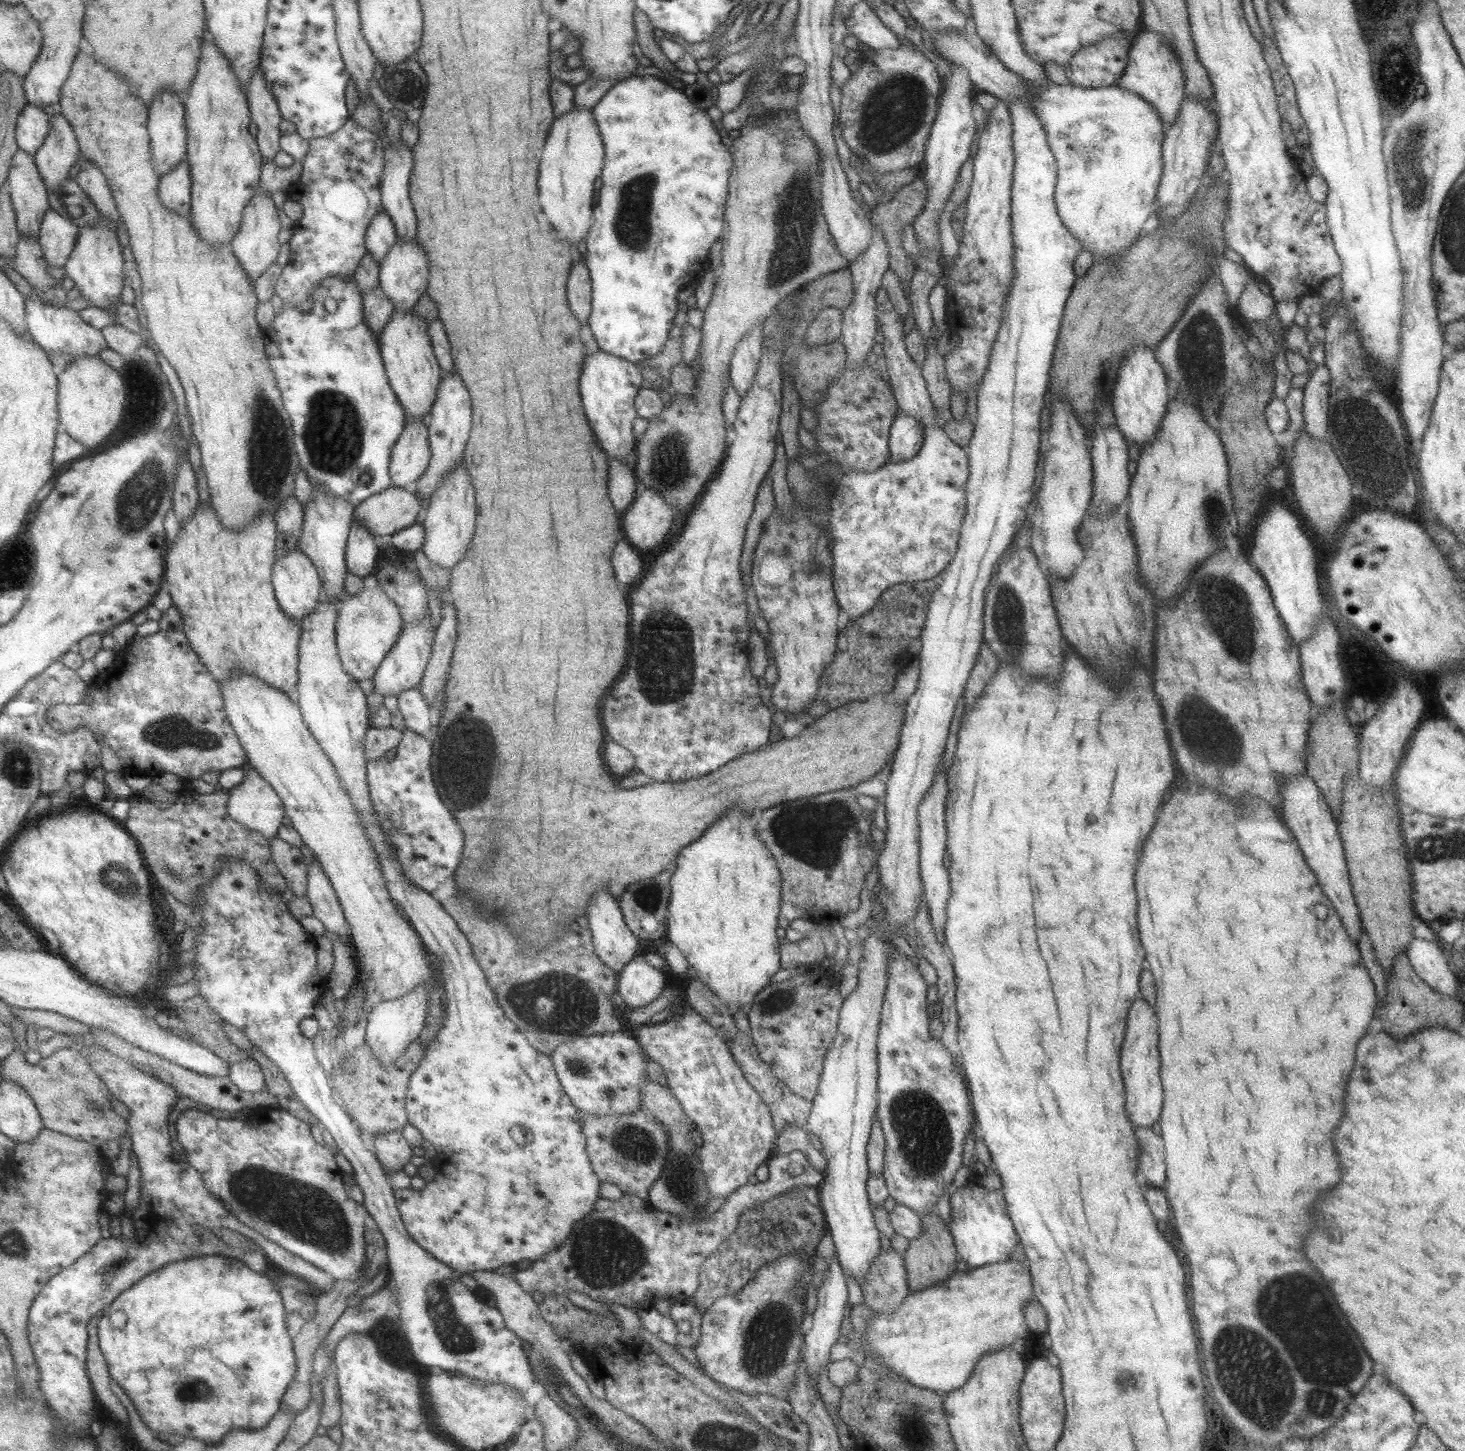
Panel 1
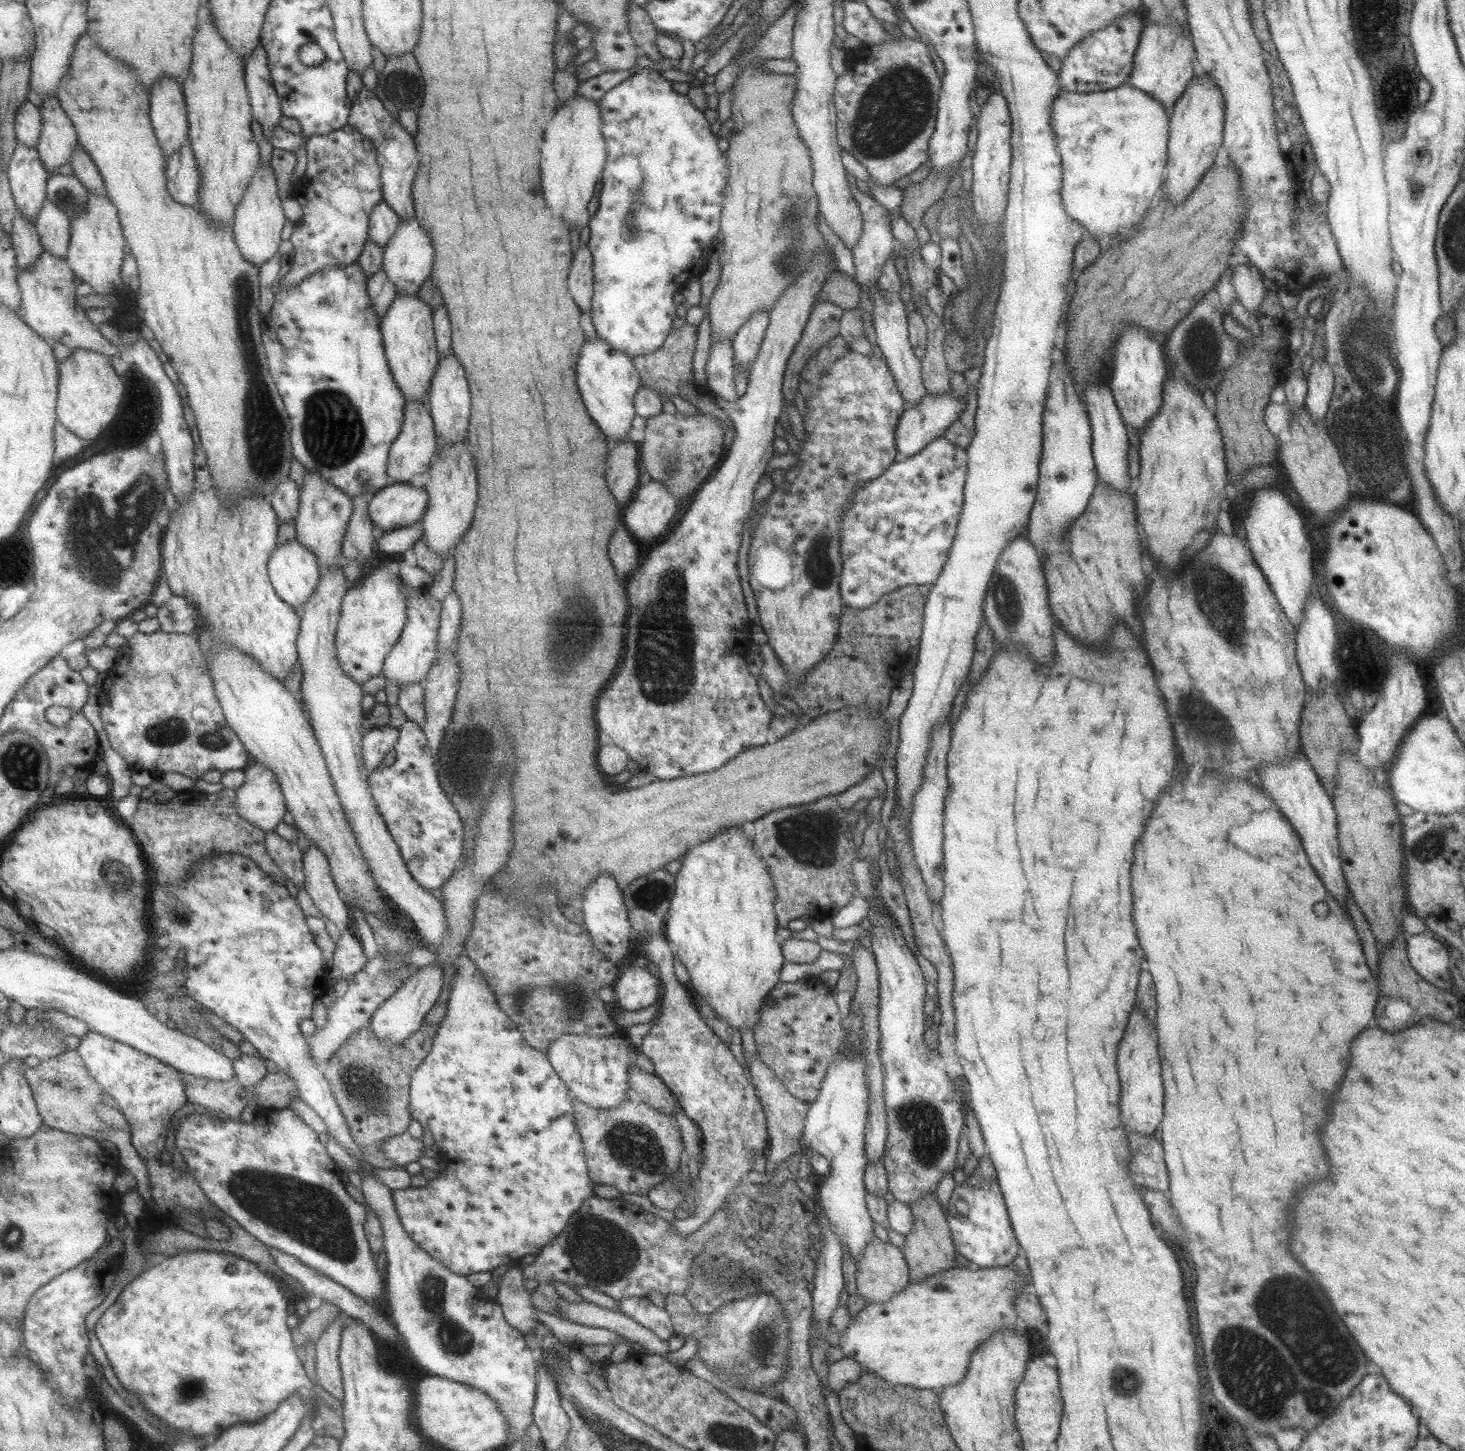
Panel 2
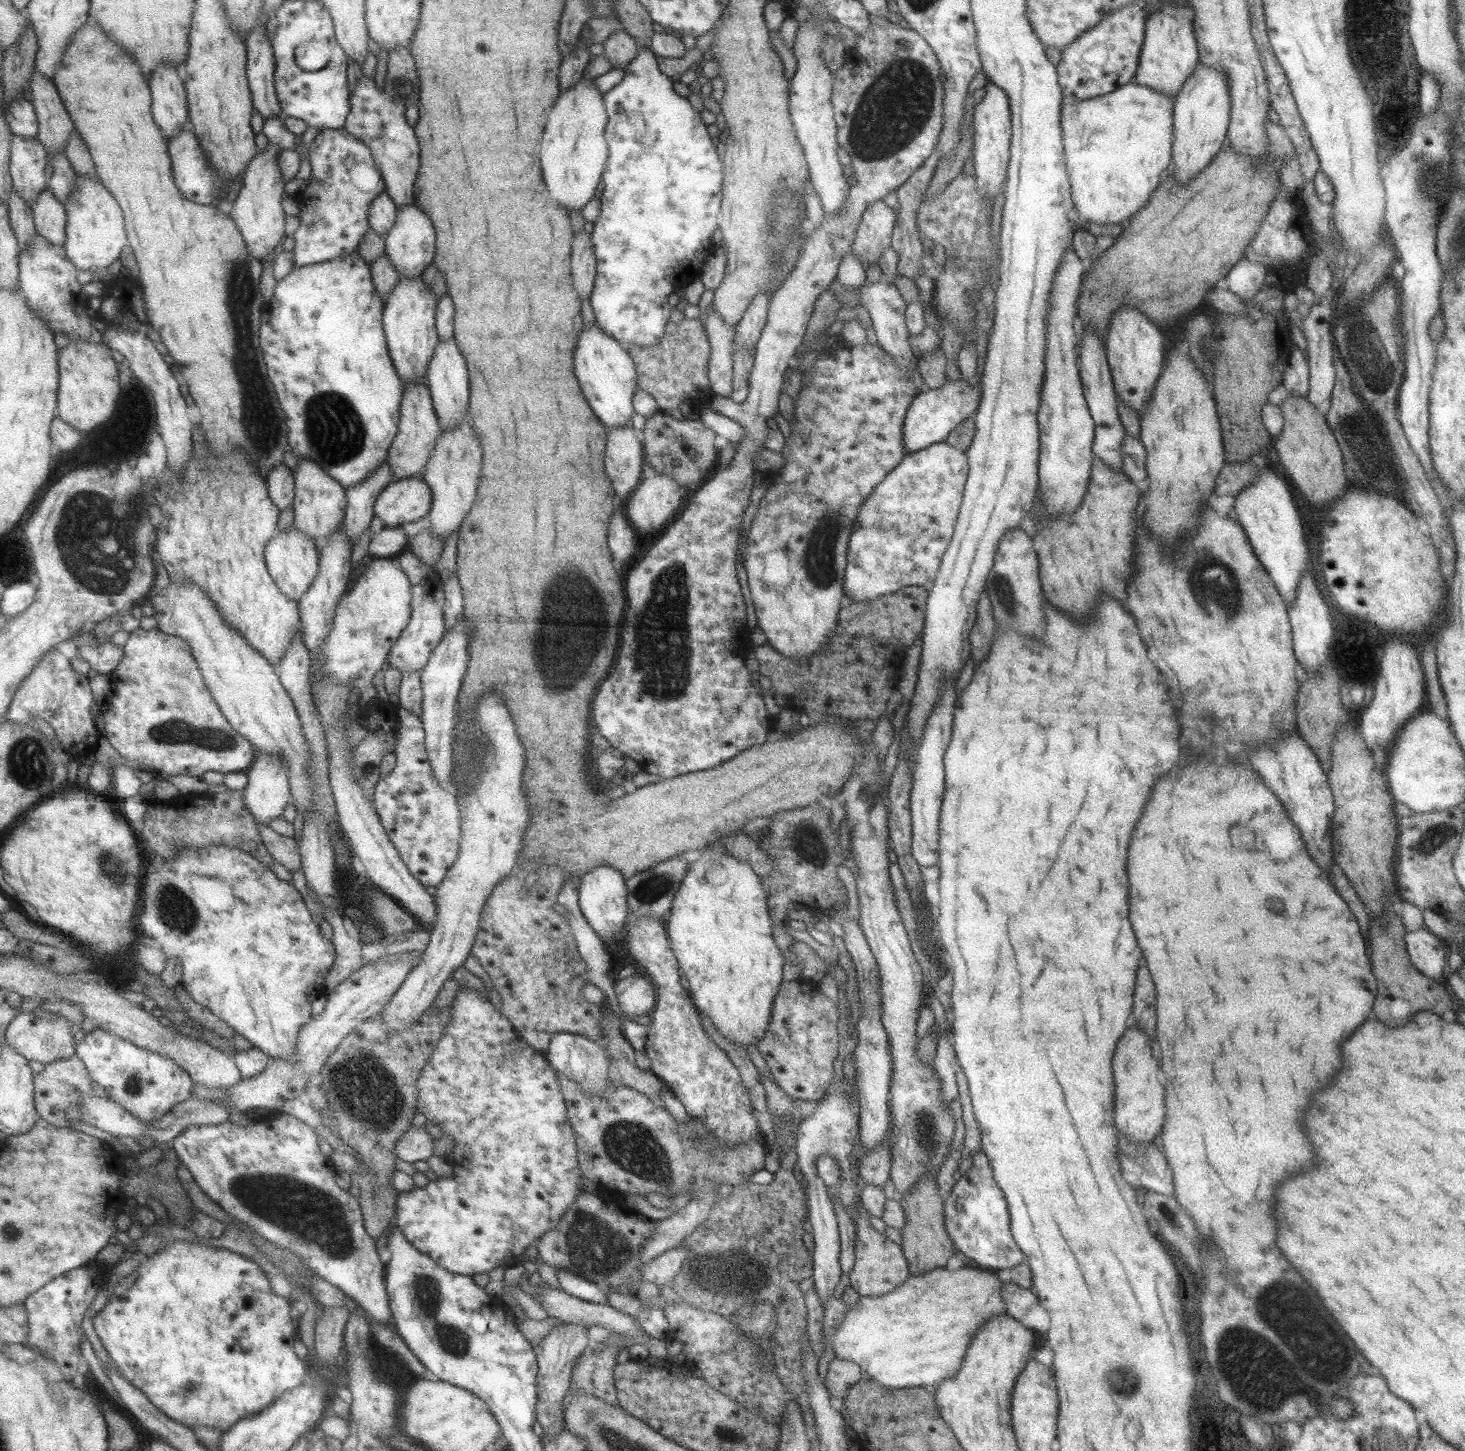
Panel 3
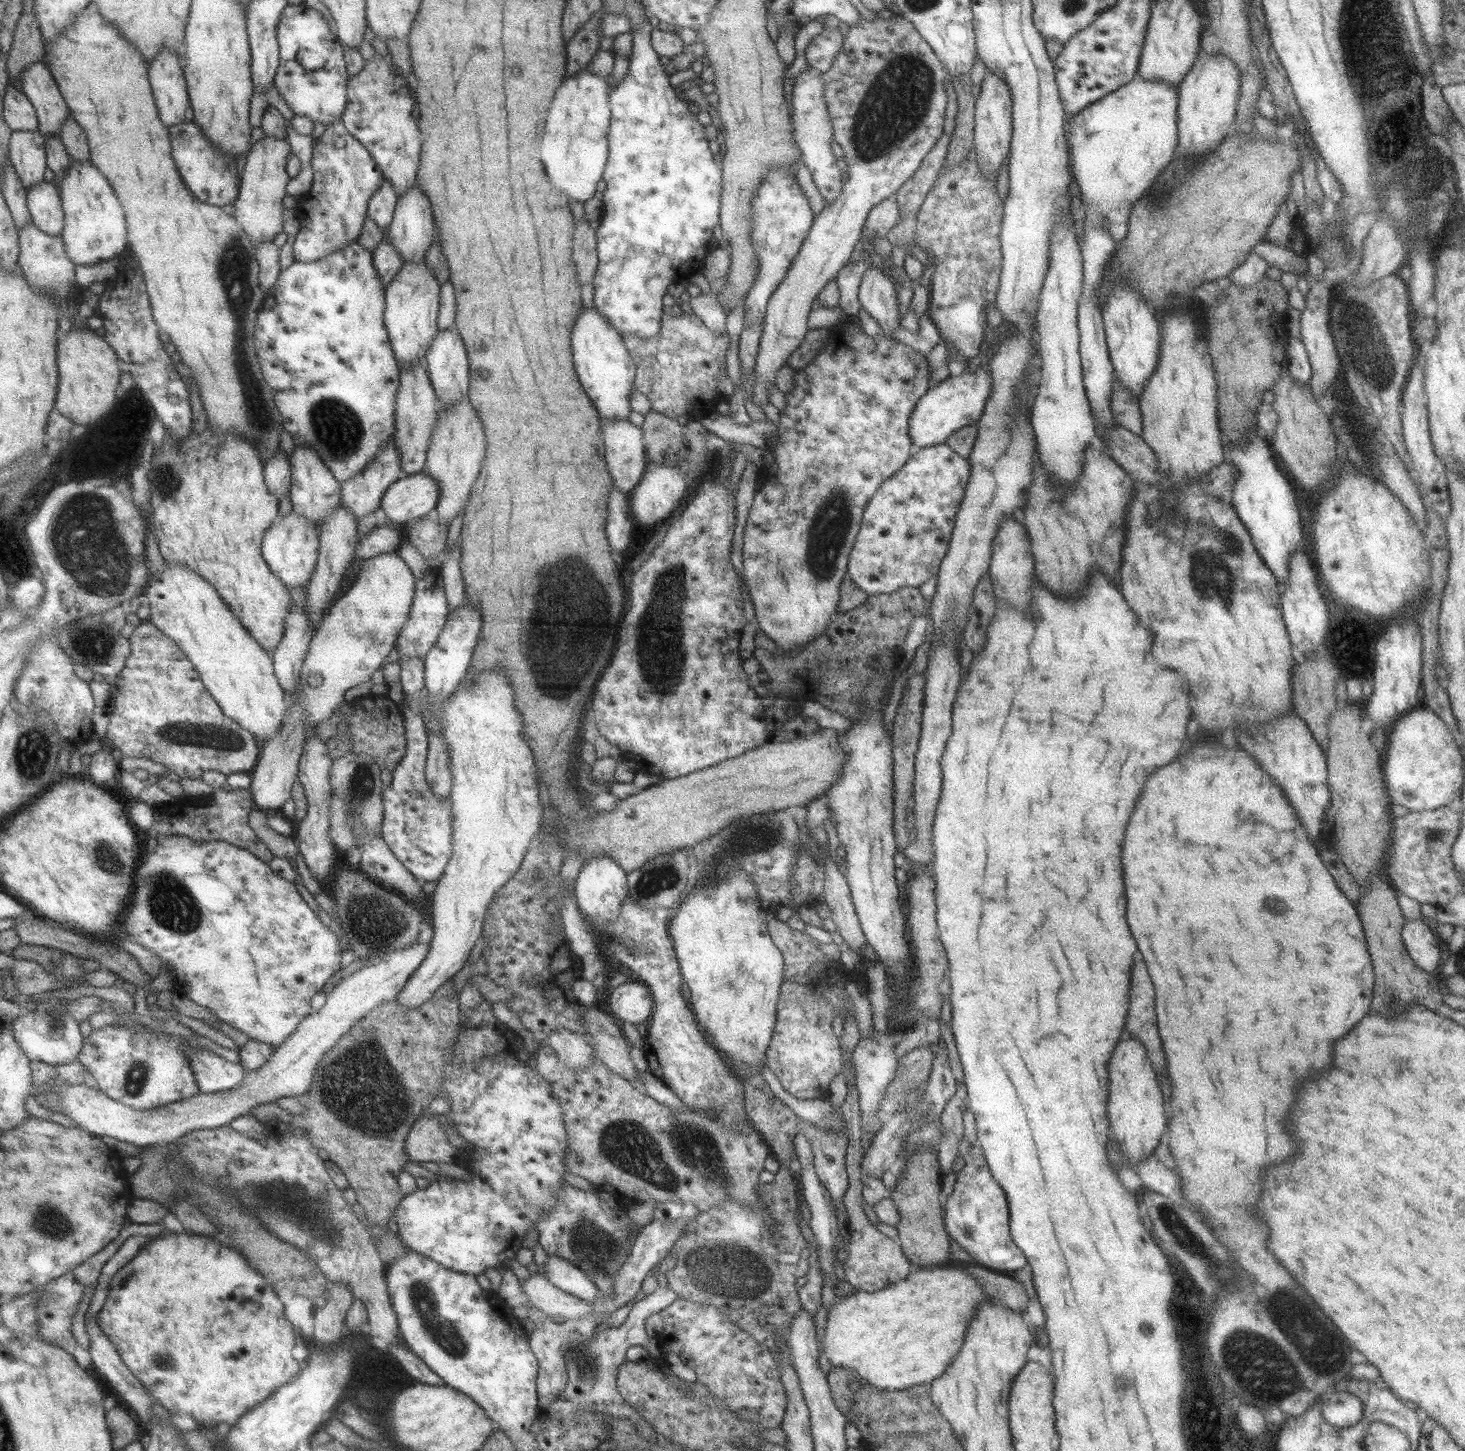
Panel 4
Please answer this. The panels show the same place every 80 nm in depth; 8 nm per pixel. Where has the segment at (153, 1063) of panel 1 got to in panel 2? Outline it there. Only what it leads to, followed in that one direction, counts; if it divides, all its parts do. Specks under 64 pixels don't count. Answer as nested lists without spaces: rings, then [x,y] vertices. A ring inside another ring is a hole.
[[[183,1071],[180,1075],[191,1103],[223,1112],[226,1118],[239,1121],[247,1105],[255,1104],[252,1094],[235,1079],[209,1080]]]

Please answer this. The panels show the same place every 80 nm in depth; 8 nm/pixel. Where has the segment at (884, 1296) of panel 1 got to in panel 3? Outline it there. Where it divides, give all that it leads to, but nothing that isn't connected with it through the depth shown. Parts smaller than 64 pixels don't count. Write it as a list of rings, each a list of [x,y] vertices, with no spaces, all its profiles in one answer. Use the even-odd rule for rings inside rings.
[[[859,1197],[858,1200],[856,1200],[855,1208],[858,1212],[858,1217],[855,1222],[856,1239],[854,1242],[854,1265],[851,1272],[848,1274],[850,1287],[853,1290],[856,1290],[859,1296],[870,1296],[871,1298],[883,1296],[890,1290],[903,1284],[904,1280],[907,1280],[907,1277],[910,1275],[908,1273],[908,1264],[900,1245],[891,1242],[885,1235],[877,1233],[877,1231],[871,1227],[871,1224],[869,1223],[870,1214],[862,1207]]]

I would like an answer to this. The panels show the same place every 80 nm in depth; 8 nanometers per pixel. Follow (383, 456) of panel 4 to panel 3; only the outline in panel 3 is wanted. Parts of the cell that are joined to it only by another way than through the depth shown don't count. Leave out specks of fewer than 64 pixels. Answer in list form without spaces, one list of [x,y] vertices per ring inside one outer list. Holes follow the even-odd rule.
[[[387,460],[379,465],[373,473],[368,474],[359,484],[345,489],[345,510],[342,528],[346,530],[346,540],[350,544],[359,538],[365,528],[372,526],[374,514],[372,506],[381,490],[389,484],[392,478]]]

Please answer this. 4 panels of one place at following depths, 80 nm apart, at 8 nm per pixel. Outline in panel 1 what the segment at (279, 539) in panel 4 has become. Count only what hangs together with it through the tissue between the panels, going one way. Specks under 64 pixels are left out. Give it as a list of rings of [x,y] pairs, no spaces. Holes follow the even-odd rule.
[[[298,547],[275,560],[274,597],[278,605],[295,622],[301,622],[317,606],[323,592],[315,567]]]

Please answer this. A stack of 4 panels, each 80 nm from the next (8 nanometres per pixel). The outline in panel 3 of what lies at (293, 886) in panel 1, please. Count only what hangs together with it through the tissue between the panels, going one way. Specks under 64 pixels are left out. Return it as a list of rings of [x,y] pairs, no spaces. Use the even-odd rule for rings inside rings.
[[[267,824],[258,825],[259,834],[262,842],[266,845],[267,852],[274,859],[287,868],[292,873],[300,868],[300,854],[298,851],[298,843],[293,837],[284,837],[277,834]]]

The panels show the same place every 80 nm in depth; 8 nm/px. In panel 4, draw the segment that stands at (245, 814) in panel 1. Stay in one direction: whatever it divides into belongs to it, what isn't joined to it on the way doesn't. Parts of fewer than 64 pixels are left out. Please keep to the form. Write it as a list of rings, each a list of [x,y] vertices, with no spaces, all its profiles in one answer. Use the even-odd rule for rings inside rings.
[[[397,551],[377,554],[361,562],[355,582],[328,608],[309,641],[300,670],[299,688],[296,694],[289,694],[286,720],[262,745],[259,760],[249,772],[248,791],[255,809],[274,812],[291,798],[291,785],[297,781],[298,760],[306,734],[344,703],[346,690],[367,682],[383,664],[401,627],[407,622],[415,581]]]

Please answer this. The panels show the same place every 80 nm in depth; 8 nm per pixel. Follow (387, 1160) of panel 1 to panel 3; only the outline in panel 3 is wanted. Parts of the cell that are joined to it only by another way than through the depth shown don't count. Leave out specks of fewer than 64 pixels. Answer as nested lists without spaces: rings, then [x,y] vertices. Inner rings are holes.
[[[412,1125],[394,1142],[394,1155],[403,1162],[425,1161],[433,1154],[433,1147],[424,1126],[419,1129]]]

